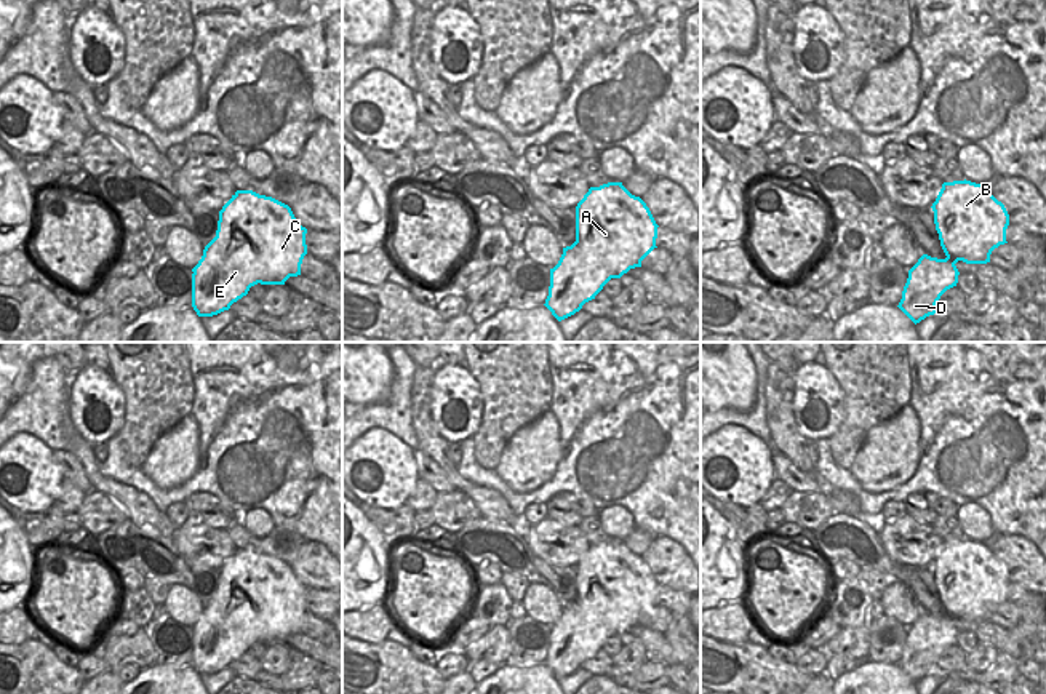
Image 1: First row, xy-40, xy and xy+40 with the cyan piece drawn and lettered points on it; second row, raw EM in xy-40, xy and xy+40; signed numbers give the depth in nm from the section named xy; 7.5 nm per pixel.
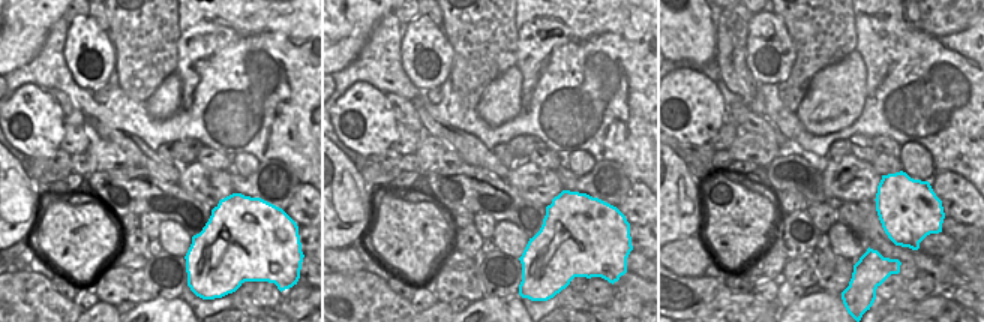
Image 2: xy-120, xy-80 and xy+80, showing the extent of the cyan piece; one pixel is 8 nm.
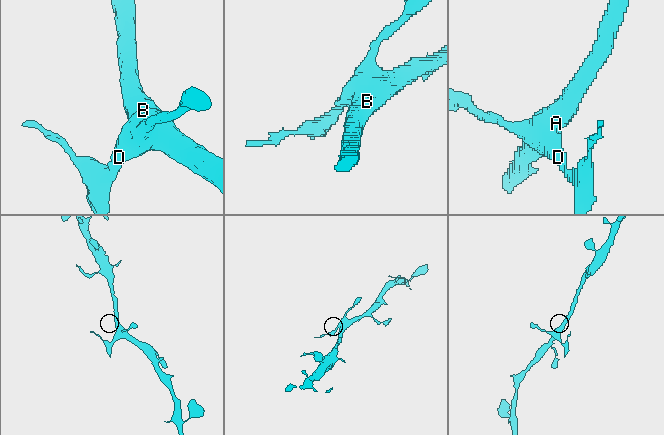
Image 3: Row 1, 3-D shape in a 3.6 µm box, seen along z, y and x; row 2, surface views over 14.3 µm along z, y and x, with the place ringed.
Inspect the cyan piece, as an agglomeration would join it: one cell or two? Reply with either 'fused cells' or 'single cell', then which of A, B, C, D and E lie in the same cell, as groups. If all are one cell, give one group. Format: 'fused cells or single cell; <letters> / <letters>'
fused cells; A B C / D E

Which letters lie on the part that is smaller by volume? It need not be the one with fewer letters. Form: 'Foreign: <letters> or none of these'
Foreign: D, E

